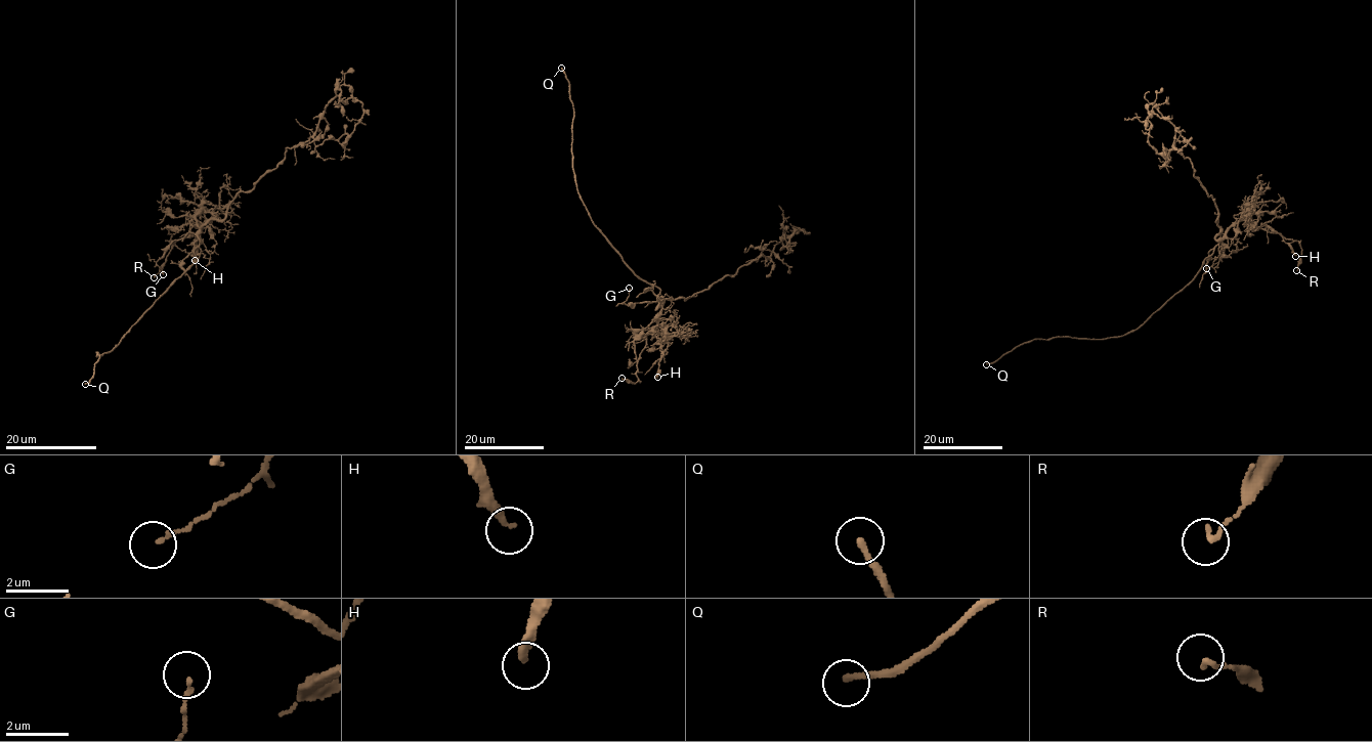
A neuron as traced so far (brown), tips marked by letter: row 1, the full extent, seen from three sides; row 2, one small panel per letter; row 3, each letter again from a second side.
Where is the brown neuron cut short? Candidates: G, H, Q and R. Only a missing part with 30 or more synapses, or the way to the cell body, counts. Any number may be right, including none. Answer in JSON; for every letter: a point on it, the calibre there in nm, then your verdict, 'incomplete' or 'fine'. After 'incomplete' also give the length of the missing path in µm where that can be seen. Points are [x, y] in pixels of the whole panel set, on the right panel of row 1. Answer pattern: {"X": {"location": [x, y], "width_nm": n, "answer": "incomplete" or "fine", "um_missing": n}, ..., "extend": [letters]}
{"G": {"location": [1206, 268], "width_nm": 130, "answer": "fine"}, "H": {"location": [1295, 256], "width_nm": 240, "answer": "fine"}, "Q": {"location": [986, 364], "width_nm": 190, "answer": "incomplete", "um_missing": 70}, "R": {"location": [1296, 270], "width_nm": 160, "answer": "fine"}, "extend": ["Q"]}

